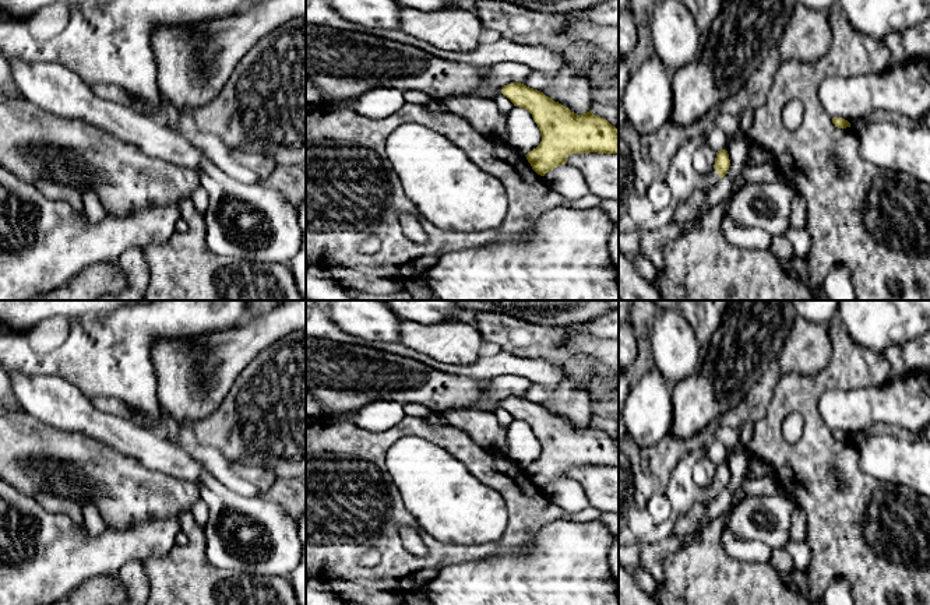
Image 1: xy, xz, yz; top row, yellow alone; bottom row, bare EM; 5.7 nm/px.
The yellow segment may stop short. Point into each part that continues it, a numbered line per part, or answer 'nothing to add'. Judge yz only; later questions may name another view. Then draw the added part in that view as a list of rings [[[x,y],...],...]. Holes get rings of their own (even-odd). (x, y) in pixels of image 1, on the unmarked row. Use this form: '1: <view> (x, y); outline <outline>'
1: yz (707, 495); outline [[[712,482],[708,488],[698,489],[698,502],[704,506],[704,509],[718,496],[719,488],[715,482]]]

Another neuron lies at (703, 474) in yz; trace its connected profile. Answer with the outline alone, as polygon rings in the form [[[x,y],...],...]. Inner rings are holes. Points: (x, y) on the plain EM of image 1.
[[[701,453],[691,471],[691,478],[698,489],[708,488],[714,482],[716,465],[708,455]]]

